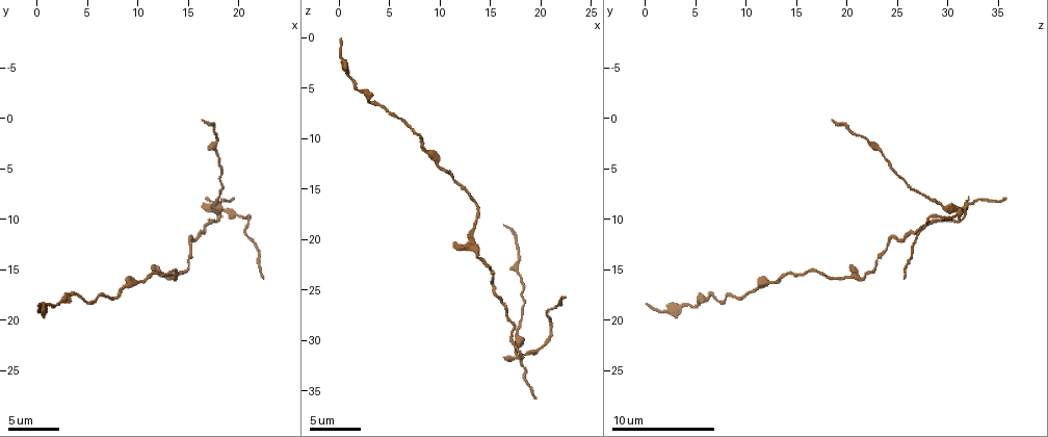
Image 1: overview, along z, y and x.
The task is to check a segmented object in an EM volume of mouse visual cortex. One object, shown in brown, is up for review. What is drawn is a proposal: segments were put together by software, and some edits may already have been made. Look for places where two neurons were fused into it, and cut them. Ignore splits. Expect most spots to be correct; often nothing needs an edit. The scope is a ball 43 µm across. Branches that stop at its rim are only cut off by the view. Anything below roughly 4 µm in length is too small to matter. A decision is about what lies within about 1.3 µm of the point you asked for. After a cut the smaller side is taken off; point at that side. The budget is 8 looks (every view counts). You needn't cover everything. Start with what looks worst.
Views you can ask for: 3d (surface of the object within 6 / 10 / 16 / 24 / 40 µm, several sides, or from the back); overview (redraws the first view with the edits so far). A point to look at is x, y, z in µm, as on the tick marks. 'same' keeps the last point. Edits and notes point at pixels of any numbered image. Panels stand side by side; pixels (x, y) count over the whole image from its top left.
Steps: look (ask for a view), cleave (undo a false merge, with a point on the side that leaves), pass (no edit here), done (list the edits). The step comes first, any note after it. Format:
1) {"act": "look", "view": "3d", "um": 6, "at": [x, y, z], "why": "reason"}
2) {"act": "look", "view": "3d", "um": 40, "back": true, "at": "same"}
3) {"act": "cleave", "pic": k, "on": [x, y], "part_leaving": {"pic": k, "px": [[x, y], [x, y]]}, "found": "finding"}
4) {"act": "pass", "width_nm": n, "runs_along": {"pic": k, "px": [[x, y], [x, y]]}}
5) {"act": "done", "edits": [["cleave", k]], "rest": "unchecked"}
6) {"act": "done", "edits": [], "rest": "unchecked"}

{"act": "look", "view": "3d", "um": 10, "at": [17.4, 9.0, 31.8], "why": "four or more arms meet"}

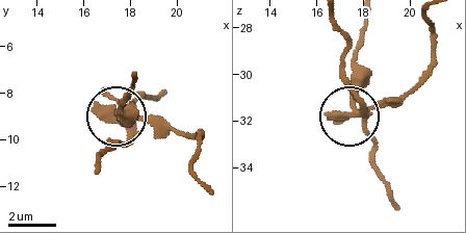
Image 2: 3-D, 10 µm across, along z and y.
{"act": "look", "view": "3d", "um": 10, "back": true, "at": "same"}

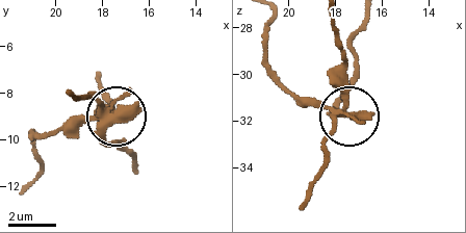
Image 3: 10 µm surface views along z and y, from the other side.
{"act": "cleave", "pic": 3, "on": [70, 126], "side_arm_um": 12, "found": "a second neuron is stuck on"}

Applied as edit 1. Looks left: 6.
{"act": "look", "view": "3d", "um": 6, "at": [3.6, 17.4, 6.4], "why": "sudden change in width"}

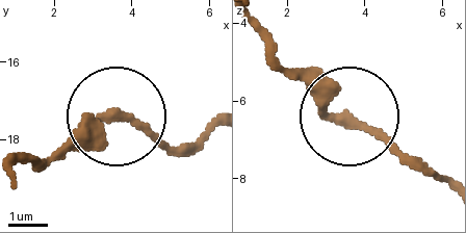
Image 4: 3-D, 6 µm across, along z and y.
{"act": "pass", "width_nm": 220, "found": "all the same neuron"}

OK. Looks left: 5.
{"act": "look", "view": "3d", "um": 10, "at": [15.4, 11.6, 24.4], "why": "sudden change in width"}

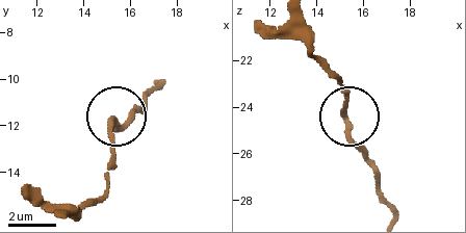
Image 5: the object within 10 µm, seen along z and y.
{"act": "look", "view": "3d", "um": 6, "at": [15.2, 11.9, 24.5]}

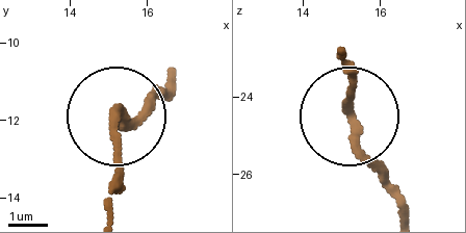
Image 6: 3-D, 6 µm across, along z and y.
{"act": "pass", "found": "one neuron here"}

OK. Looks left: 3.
{"act": "look", "view": "3d", "um": 6, "at": [13.0, 15.8, 19.6], "why": "sudden change in width"}

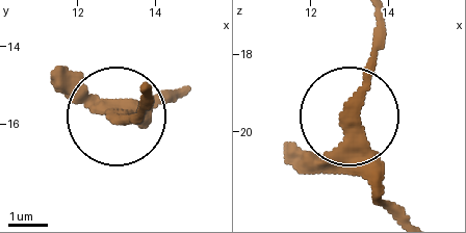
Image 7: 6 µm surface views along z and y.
{"act": "pass", "runs_along": {"pic": 7, "px": [[173, 94], [153, 113], [113, 113], [133, 113], [143, 94]]}, "found": "one neuron here"}

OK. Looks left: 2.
{"act": "done", "edits": [["cleave", 3]], "rest": "unchecked"}

